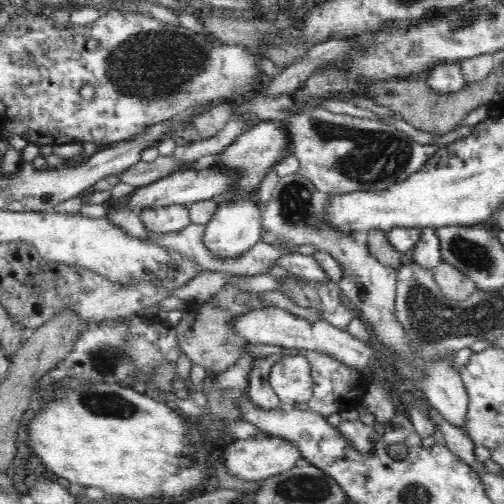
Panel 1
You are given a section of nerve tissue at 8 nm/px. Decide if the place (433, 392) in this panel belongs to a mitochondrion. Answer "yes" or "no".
no

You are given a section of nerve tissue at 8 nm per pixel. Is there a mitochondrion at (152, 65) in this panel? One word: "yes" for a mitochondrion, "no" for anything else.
yes

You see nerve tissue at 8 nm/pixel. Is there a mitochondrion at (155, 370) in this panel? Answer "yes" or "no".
yes

